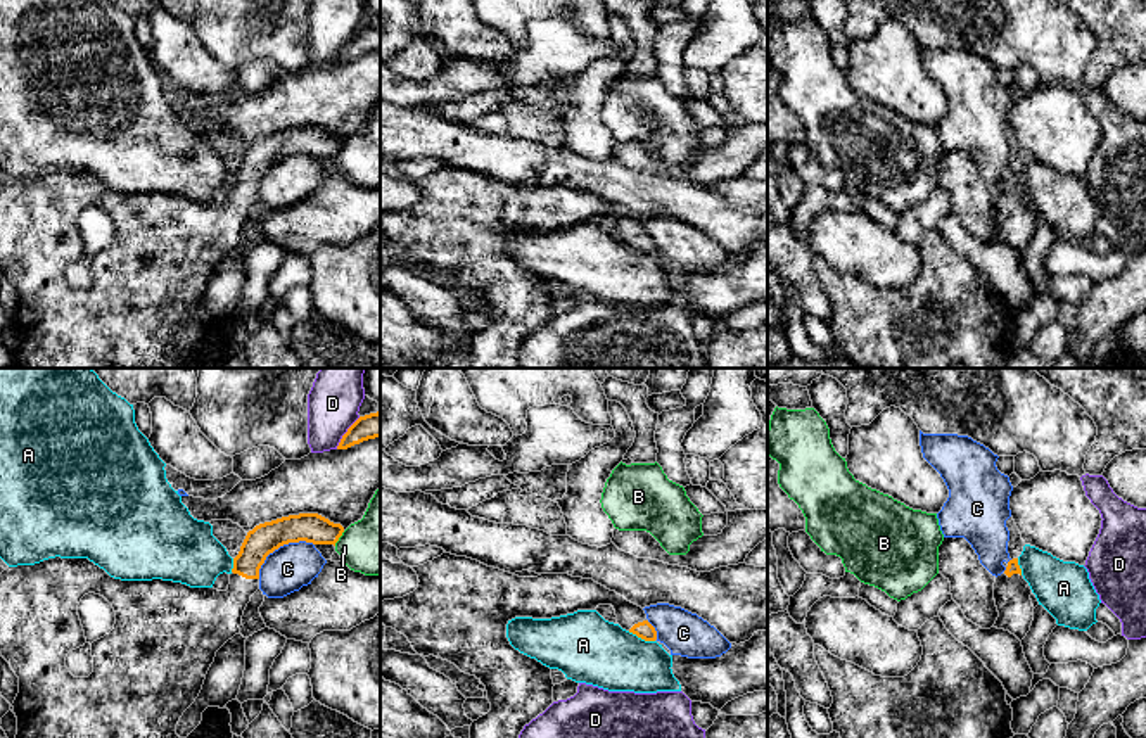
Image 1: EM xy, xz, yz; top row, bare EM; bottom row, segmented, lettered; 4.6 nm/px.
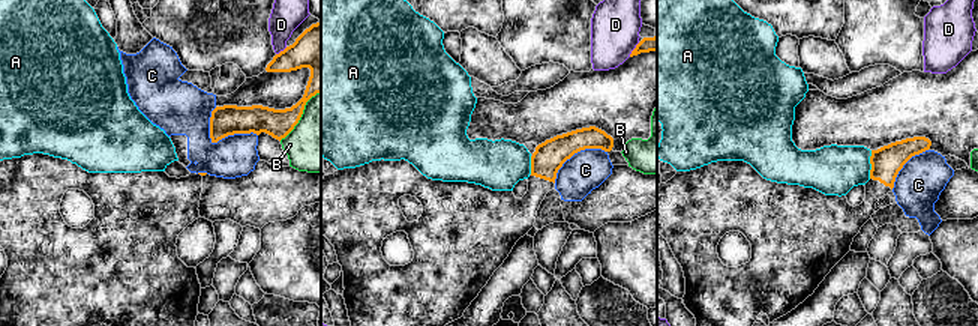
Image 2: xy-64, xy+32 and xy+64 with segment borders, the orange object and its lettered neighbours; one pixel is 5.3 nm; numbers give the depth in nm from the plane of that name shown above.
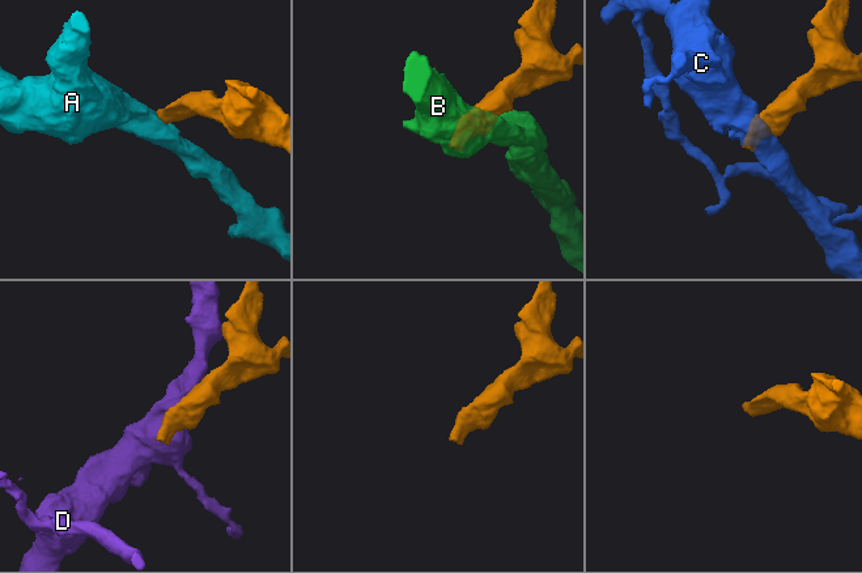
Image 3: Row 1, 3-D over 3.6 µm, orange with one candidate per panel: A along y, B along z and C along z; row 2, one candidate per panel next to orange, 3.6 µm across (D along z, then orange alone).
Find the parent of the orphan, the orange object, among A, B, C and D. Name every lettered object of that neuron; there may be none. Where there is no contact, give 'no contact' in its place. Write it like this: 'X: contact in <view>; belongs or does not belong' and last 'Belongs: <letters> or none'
A: contact in xz; does not belong
B: contact in xy; does not belong
C: contact in xy; does not belong
D: contact in xy; does not belong
Belongs: none

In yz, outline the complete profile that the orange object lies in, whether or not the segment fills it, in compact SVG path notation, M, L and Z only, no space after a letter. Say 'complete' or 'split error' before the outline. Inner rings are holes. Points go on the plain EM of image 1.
split error | M1018 171L1009 173L1006 183L994 195L994 213L999 225L994 240L1009 244L1022 254L1034 233L1030 207L1032 202L1022 188Z

